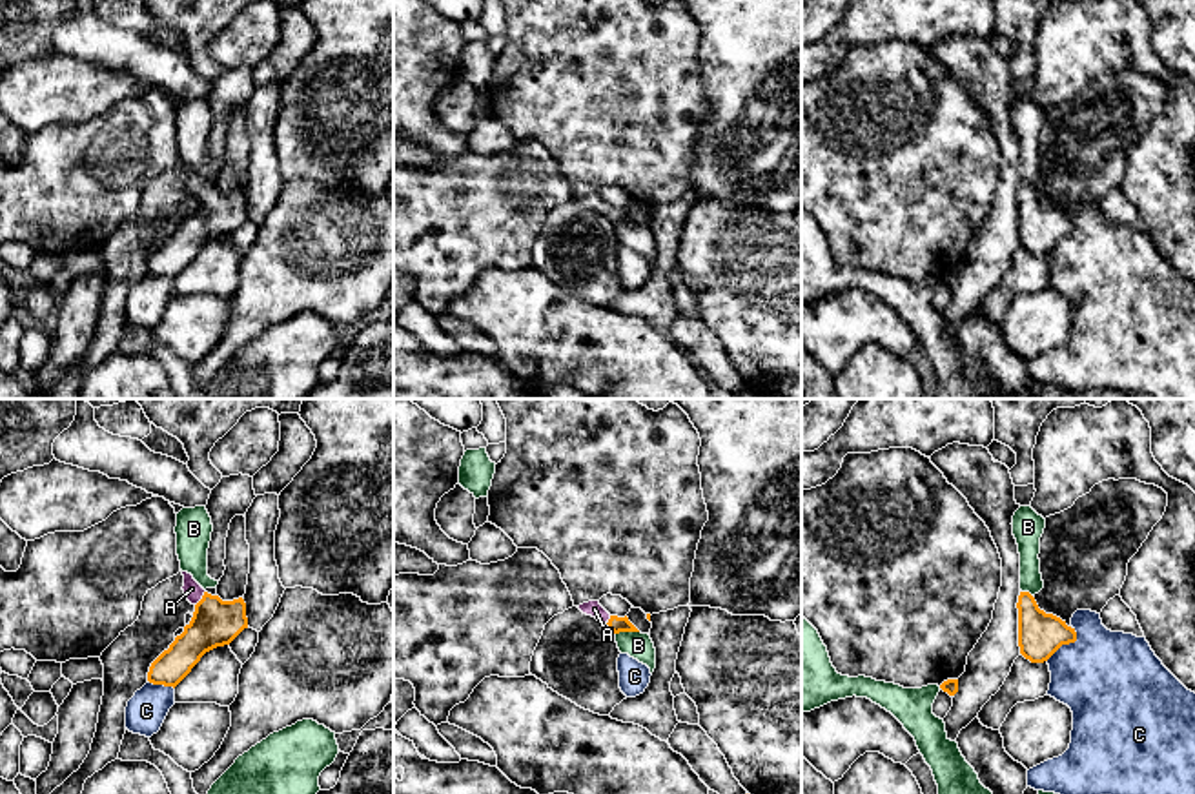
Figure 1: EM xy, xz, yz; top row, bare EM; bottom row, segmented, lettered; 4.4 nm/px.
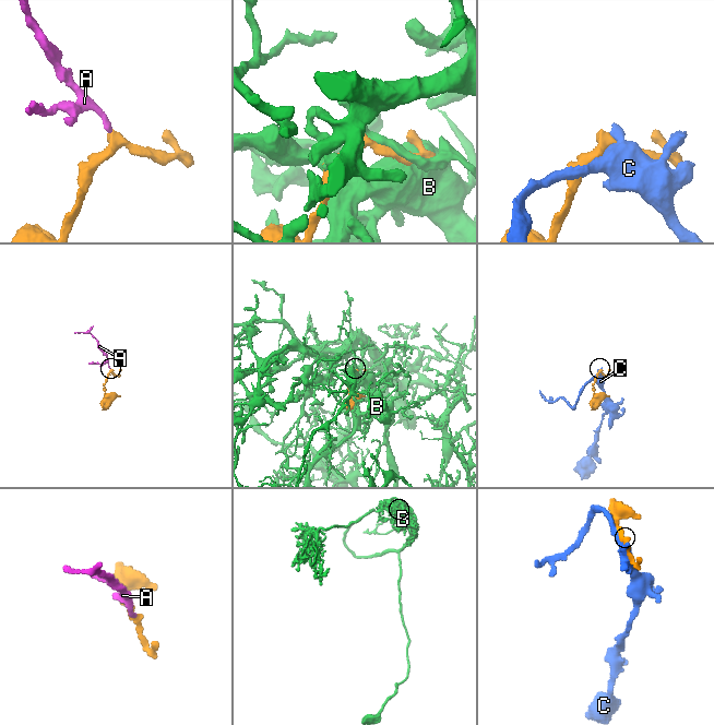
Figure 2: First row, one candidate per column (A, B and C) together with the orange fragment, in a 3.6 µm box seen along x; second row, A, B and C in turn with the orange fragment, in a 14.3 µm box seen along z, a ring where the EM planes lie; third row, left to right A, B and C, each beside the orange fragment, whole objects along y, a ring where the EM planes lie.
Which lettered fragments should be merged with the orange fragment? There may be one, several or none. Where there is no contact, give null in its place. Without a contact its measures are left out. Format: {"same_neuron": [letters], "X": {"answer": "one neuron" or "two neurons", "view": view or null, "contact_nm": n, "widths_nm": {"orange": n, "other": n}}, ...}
{"same_neuron": ["A"], "A": {"answer": "one neuron", "view": "xy", "contact_nm": 80, "widths_nm": {"orange": 200, "other": 80}}, "B": {"answer": "two neurons", "view": "xz", "contact_nm": 110, "widths_nm": {"orange": 70, "other": 120}}, "C": {"answer": "two neurons", "view": "yz", "contact_nm": 200, "widths_nm": {"orange": 200, "other": 440}}}

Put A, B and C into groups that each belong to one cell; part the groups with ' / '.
A / B / C

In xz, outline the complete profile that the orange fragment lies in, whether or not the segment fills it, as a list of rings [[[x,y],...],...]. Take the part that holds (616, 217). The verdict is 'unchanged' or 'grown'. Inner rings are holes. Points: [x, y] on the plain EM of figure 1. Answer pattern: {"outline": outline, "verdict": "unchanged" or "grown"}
{"outline": [[[588,193],[577,198],[583,206],[596,209],[598,213],[603,213],[608,217],[608,220],[614,226],[619,224],[639,224],[630,213],[628,209],[618,209],[618,208],[610,208],[601,197],[599,193]]], "verdict": "grown"}

